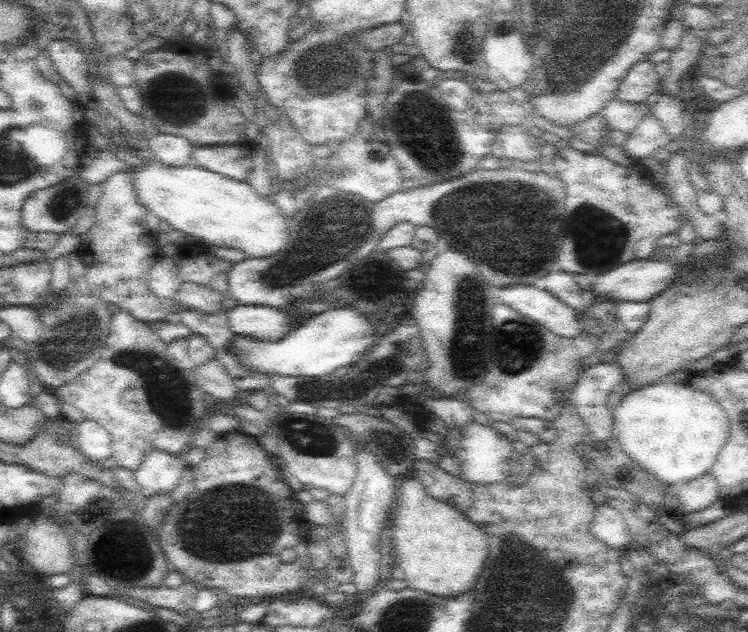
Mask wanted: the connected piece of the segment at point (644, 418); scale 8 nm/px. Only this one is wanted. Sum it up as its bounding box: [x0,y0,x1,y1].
[613,382,730,488]

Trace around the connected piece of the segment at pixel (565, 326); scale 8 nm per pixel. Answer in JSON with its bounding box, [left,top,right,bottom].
[497,283,584,338]

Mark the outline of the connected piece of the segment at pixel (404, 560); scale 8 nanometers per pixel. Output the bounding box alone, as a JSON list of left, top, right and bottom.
[388,473,489,597]

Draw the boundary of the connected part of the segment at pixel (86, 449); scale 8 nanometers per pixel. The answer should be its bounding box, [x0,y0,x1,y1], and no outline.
[73,420,113,461]

